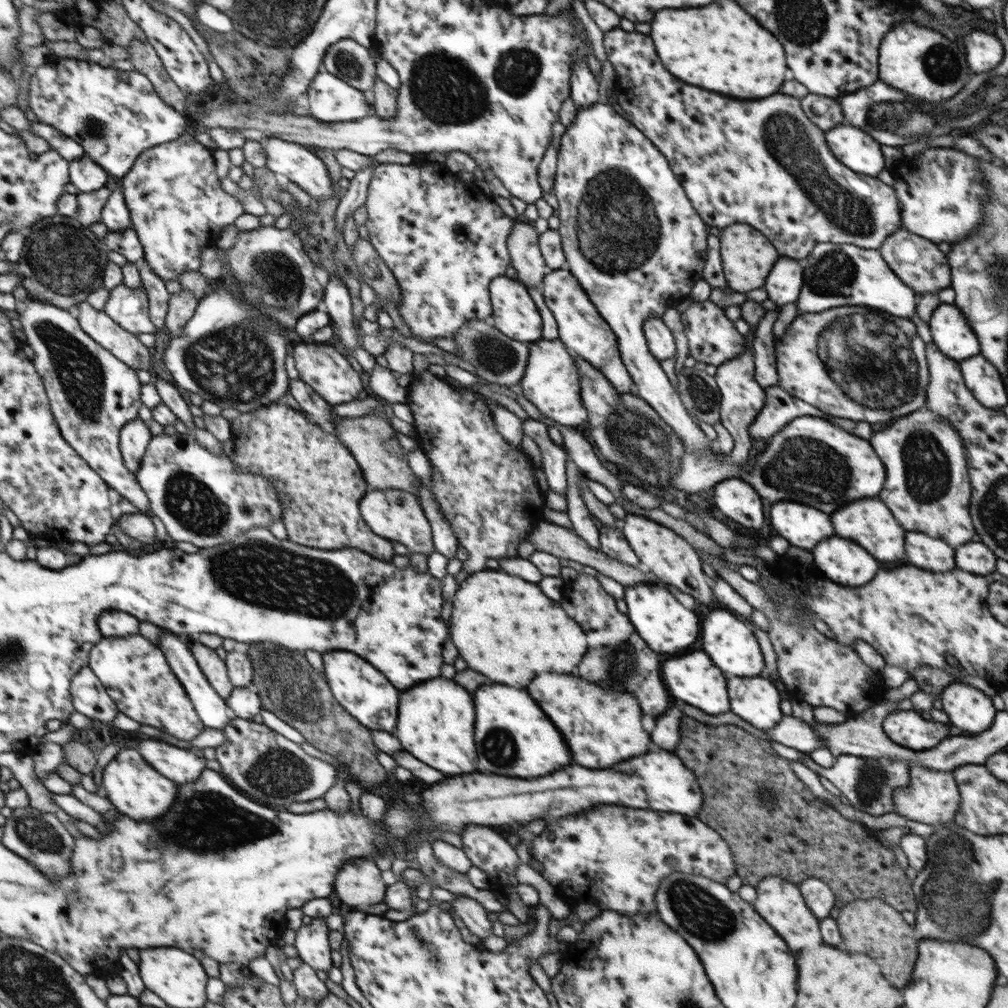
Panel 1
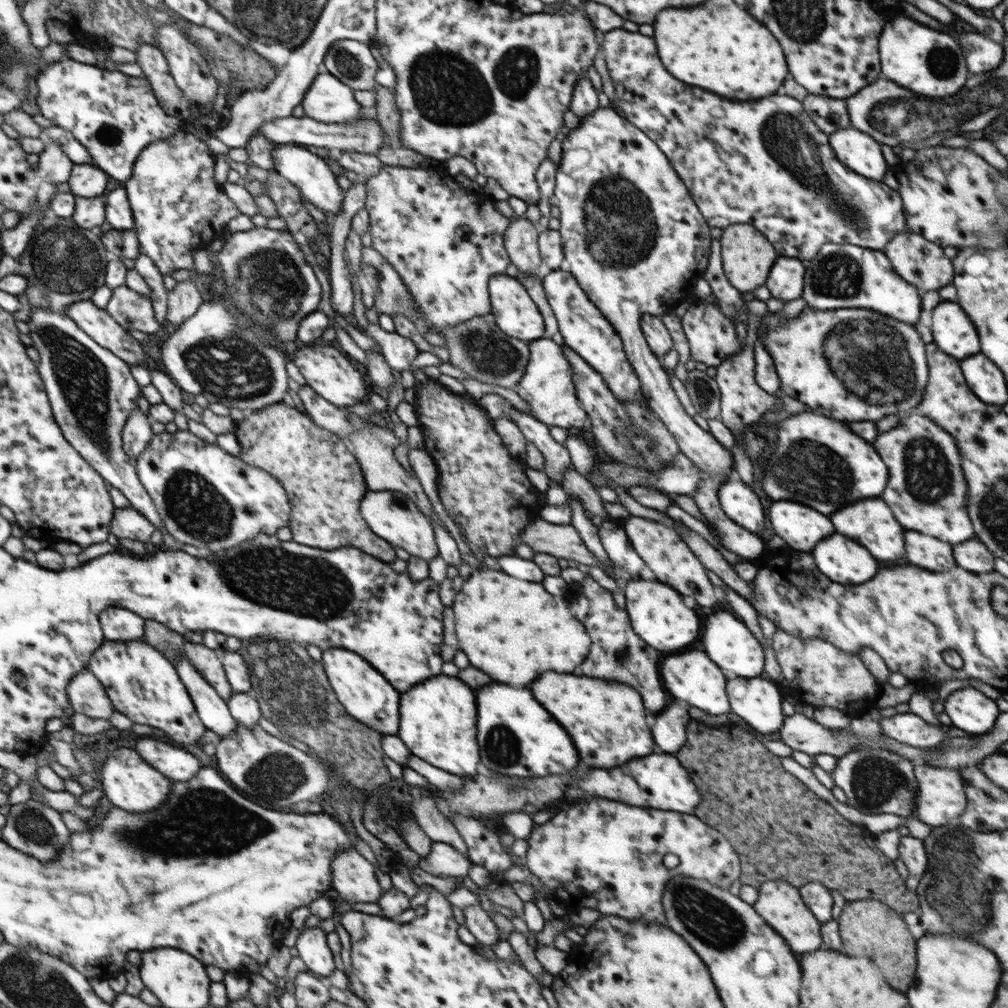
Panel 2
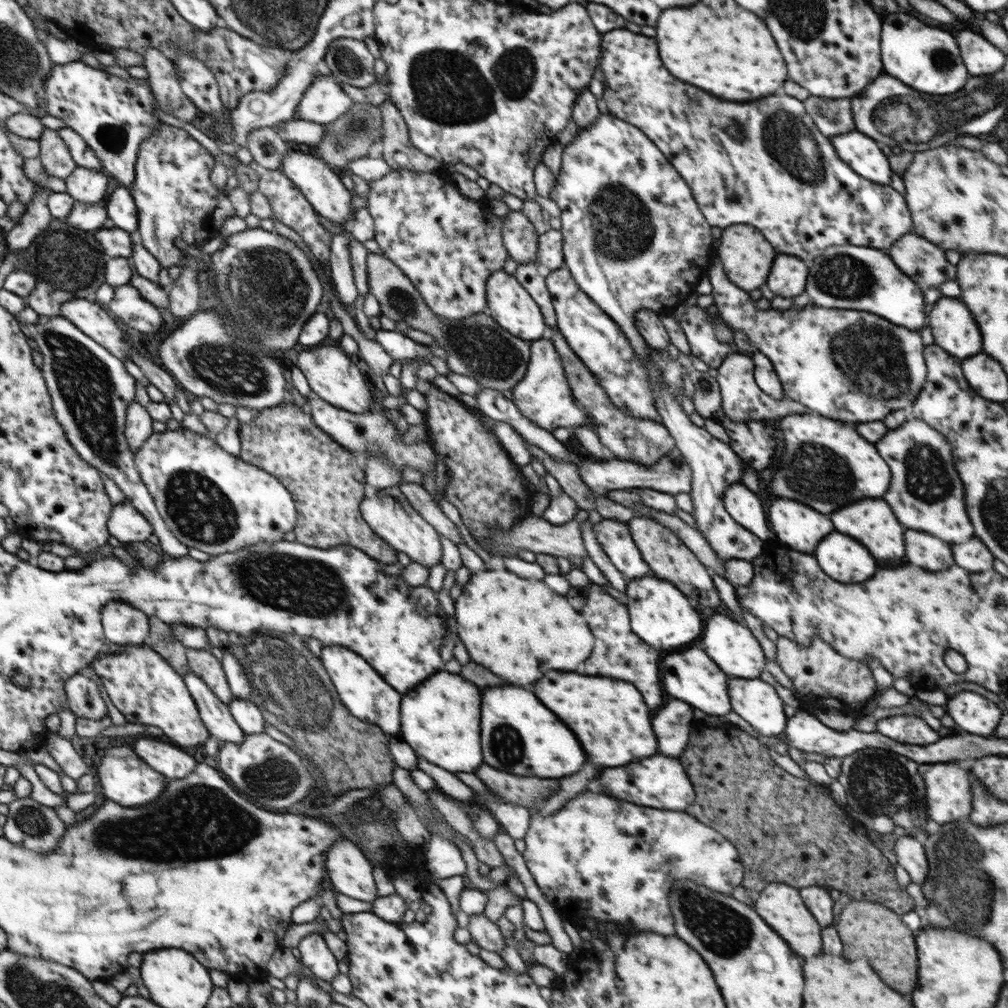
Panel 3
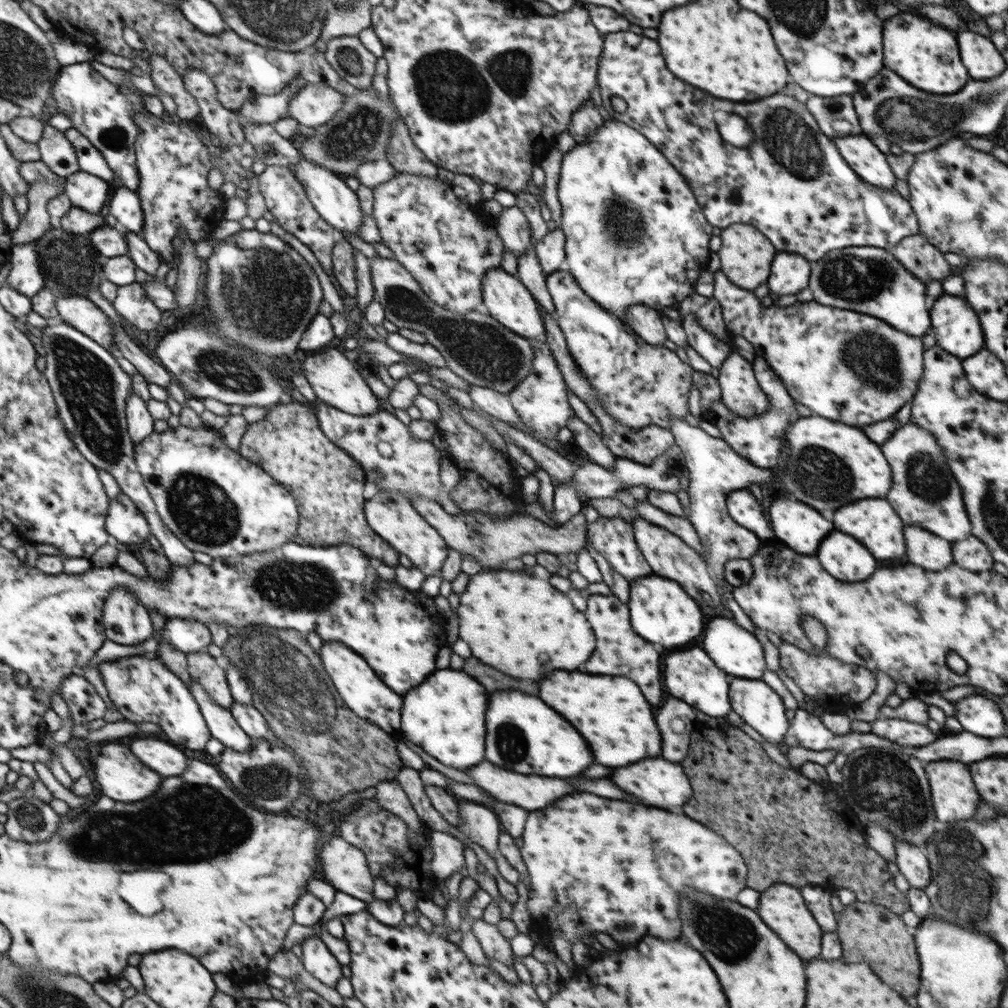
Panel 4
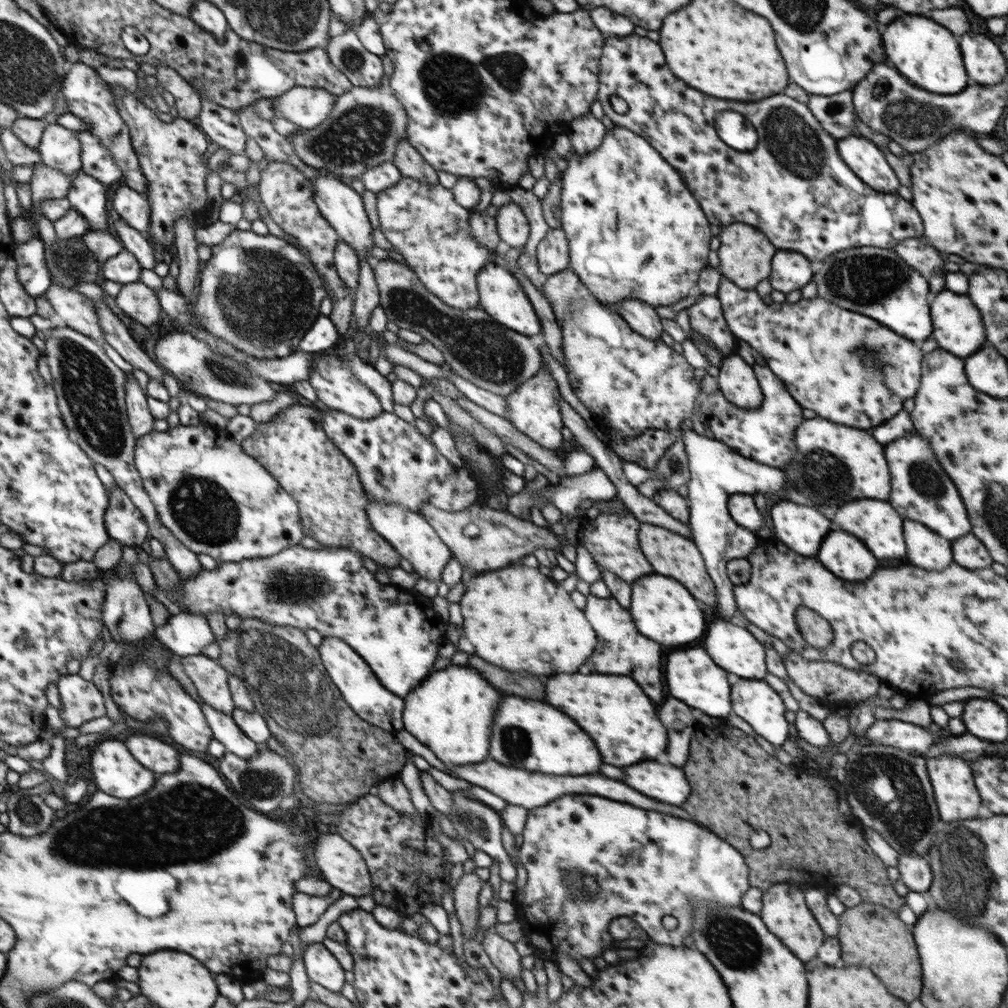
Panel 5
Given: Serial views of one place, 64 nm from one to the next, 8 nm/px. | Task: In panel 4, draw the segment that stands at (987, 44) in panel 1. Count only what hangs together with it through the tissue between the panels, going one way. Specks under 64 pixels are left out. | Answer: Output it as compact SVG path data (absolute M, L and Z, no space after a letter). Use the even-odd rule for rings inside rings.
M959 32L958 48L964 66L968 68L970 78L988 80L996 78L1006 70L1002 54L994 48L992 40L976 34L976 32Z

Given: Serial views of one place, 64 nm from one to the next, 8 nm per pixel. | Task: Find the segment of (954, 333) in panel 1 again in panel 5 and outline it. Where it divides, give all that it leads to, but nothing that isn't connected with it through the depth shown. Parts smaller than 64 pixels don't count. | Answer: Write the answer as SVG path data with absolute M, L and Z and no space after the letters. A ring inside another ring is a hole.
M941 290L930 304L934 330L932 336L940 347L957 357L965 359L978 352L987 341L982 315L966 294L959 295L951 290Z

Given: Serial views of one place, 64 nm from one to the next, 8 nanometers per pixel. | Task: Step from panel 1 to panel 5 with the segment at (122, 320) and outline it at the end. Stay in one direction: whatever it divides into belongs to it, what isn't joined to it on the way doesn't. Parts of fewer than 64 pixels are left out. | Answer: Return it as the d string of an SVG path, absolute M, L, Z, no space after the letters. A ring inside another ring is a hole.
M140 281L123 285L116 302L122 312L146 328L152 326L162 312L157 294Z

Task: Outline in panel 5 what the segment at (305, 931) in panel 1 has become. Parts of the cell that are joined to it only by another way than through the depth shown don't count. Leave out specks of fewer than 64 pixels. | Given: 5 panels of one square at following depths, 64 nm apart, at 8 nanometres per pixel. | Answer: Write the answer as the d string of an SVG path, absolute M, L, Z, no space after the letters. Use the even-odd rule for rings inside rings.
M320 943L308 945L303 955L307 976L332 992L341 993L345 985L344 969L338 959Z

